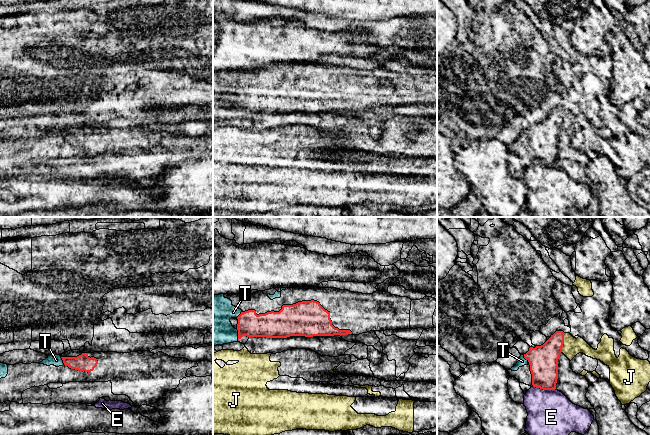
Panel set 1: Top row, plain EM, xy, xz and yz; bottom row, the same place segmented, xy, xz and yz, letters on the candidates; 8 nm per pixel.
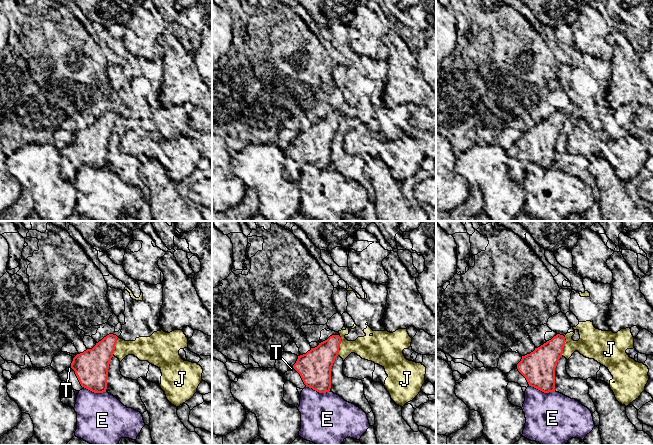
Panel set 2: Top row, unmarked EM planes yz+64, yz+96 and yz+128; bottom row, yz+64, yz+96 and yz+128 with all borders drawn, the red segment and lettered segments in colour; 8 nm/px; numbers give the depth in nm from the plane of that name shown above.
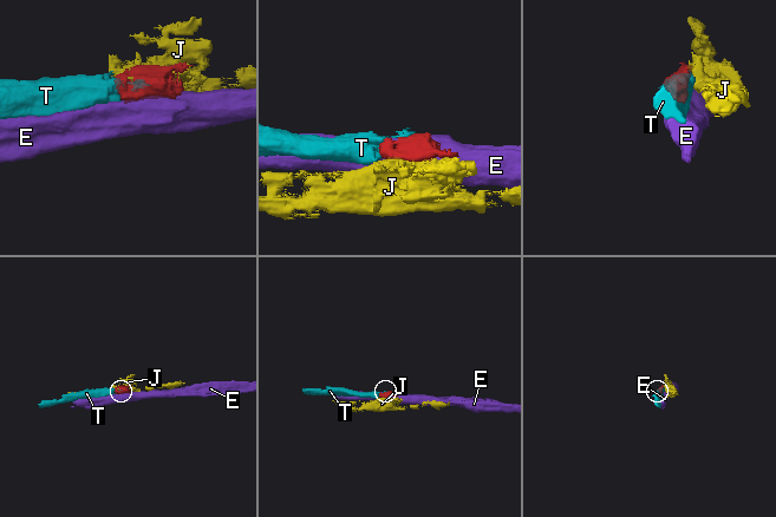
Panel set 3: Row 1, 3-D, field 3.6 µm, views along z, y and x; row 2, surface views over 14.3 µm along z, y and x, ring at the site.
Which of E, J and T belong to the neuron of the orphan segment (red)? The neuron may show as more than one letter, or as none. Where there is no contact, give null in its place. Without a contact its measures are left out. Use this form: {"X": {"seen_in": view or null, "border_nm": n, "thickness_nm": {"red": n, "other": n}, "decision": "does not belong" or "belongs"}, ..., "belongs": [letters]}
{"E": {"seen_in": "yz", "border_nm": 190, "thickness_nm": {"red": 240, "other": 380}, "decision": "does not belong"}, "J": {"seen_in": "yz", "border_nm": 150, "thickness_nm": {"red": 240, "other": 140}, "decision": "does not belong"}, "T": {"seen_in": "xz", "border_nm": 80, "thickness_nm": {"red": 200, "other": 280}, "decision": "belongs"}, "belongs": ["T"]}

